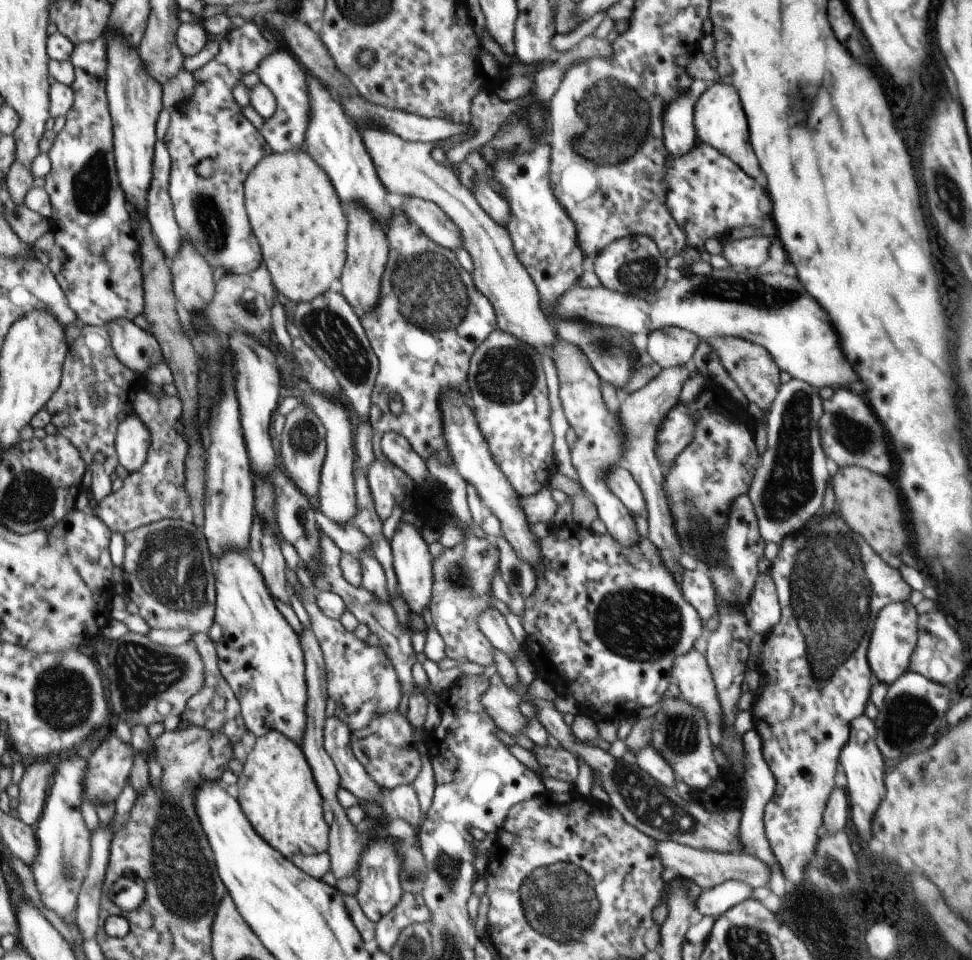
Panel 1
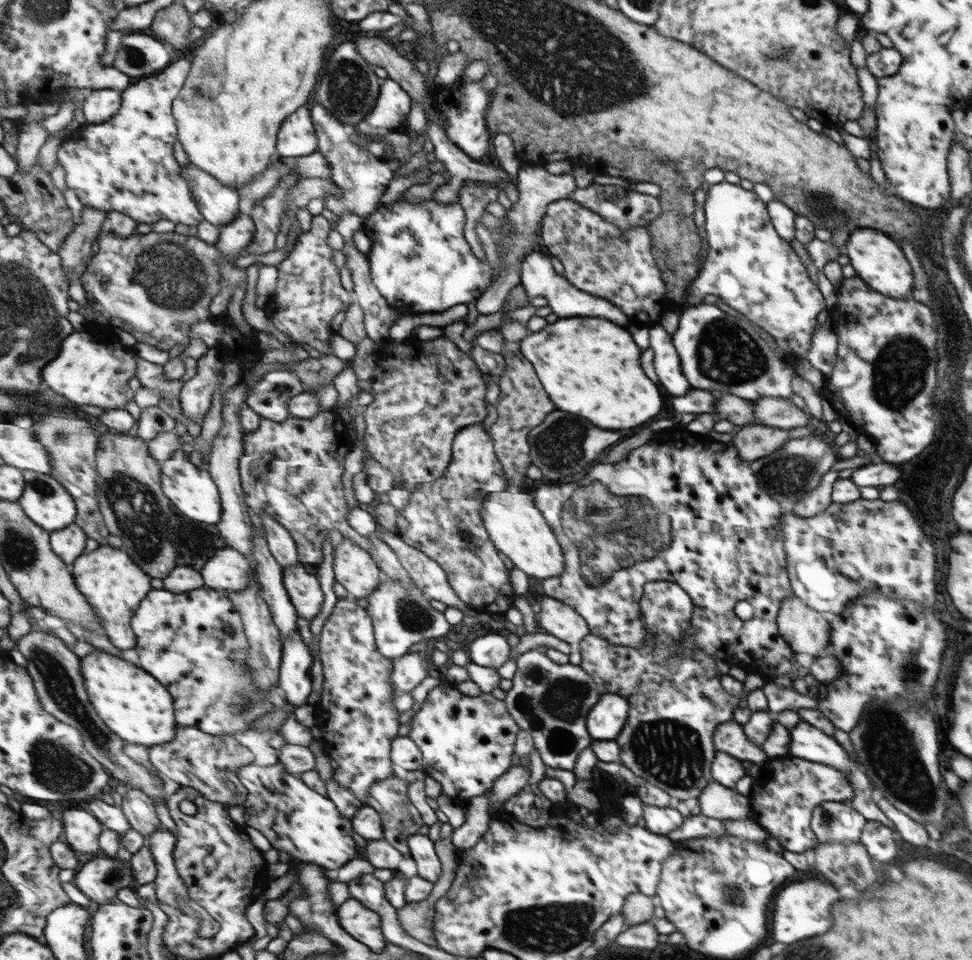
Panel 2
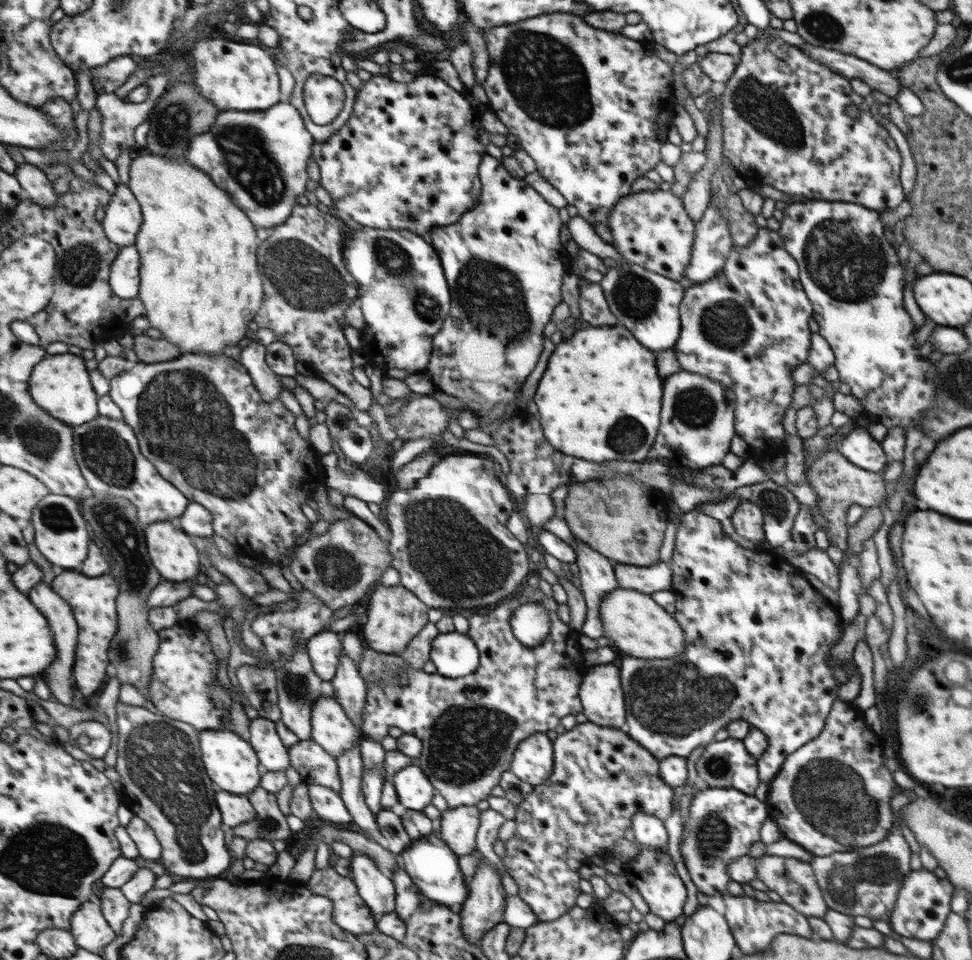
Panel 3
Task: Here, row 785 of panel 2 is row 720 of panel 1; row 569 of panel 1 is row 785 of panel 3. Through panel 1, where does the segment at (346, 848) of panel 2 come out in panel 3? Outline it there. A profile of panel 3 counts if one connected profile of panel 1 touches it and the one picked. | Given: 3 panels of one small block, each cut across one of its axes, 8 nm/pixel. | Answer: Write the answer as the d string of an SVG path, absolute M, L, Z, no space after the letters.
M231 729L202 730L201 737L203 760L208 775L218 790L236 795L249 795L261 785L262 776L259 776L260 758L250 741L243 740L243 737L241 738Z

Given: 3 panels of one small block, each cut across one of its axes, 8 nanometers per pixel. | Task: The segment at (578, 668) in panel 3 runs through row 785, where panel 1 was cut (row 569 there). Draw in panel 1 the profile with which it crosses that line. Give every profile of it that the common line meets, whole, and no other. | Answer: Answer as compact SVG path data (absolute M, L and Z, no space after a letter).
M471 534L461 544L445 548L431 563L432 591L428 608L433 626L444 642L445 656L456 664L469 662L485 668L493 662L492 644L477 630L477 614L491 607L489 590L492 590L497 564L498 549L493 541Z

